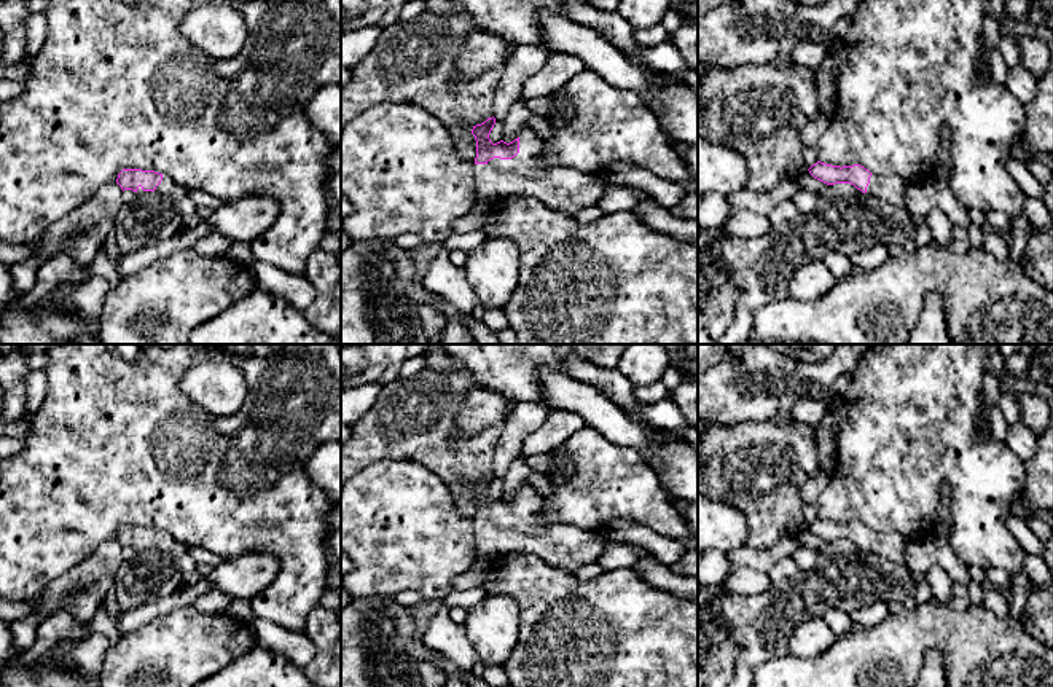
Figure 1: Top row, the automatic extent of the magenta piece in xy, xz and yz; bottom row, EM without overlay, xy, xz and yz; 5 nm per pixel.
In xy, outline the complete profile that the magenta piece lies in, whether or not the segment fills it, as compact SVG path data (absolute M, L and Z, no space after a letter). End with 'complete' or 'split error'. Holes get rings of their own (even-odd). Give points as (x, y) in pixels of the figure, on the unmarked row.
M123 526L118 531L116 540L121 547L132 547L135 550L158 548L164 553L183 555L188 553L188 547L178 542L166 531L142 526Z | split error

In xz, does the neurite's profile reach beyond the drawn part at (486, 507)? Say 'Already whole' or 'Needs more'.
Needs more

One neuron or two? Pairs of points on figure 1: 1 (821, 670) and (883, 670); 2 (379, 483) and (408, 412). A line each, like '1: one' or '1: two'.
1: one
2: two

